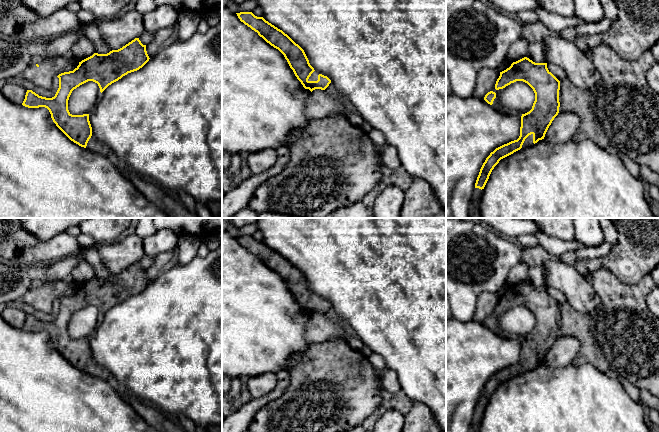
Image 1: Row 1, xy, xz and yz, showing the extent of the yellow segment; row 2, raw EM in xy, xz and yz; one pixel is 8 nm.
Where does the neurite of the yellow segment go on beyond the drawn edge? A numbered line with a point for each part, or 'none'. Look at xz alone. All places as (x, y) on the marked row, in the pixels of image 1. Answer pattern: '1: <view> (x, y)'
1: xz (314, 76)

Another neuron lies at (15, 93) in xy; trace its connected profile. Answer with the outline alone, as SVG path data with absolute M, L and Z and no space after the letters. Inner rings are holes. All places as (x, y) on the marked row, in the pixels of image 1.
M5 83L1 89L4 96L14 104L20 105L25 99L27 89L15 83Z

